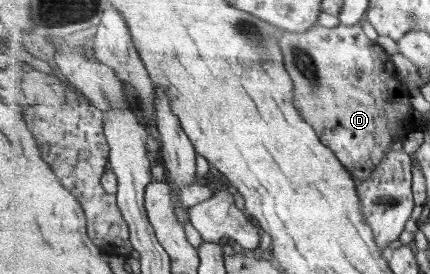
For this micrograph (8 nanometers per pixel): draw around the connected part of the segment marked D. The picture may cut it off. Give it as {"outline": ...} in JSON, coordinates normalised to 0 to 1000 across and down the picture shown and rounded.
{"outline":[[[837,84],[763,102],[735,88],[709,120],[656,117],[647,139],[665,248],[686,307],[693,401],[747,493],[749,518],[784,562],[823,653],[851,657],[921,526],[921,496],[960,474],[951,318],[921,288],[921,241],[874,150],[860,146]]]}

